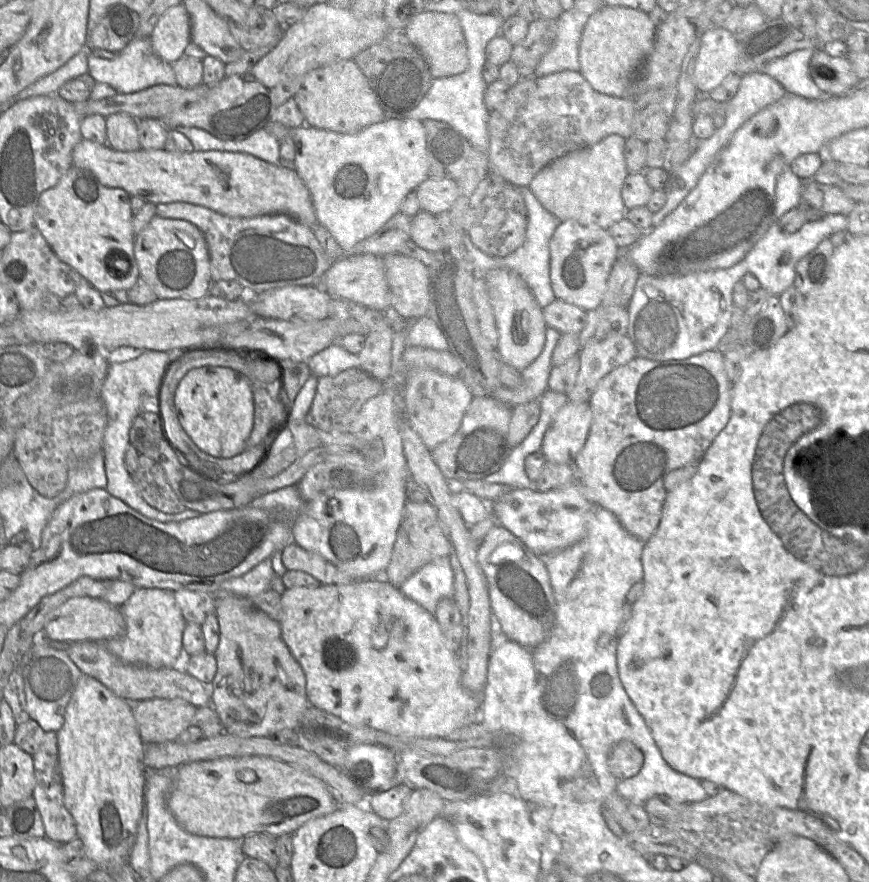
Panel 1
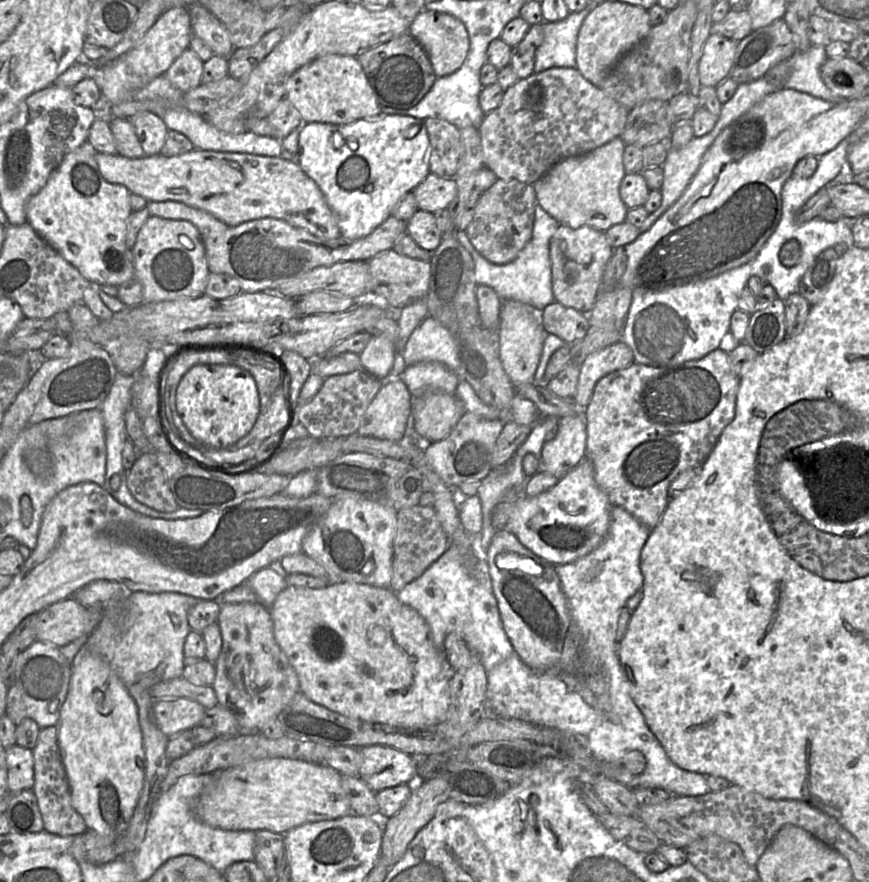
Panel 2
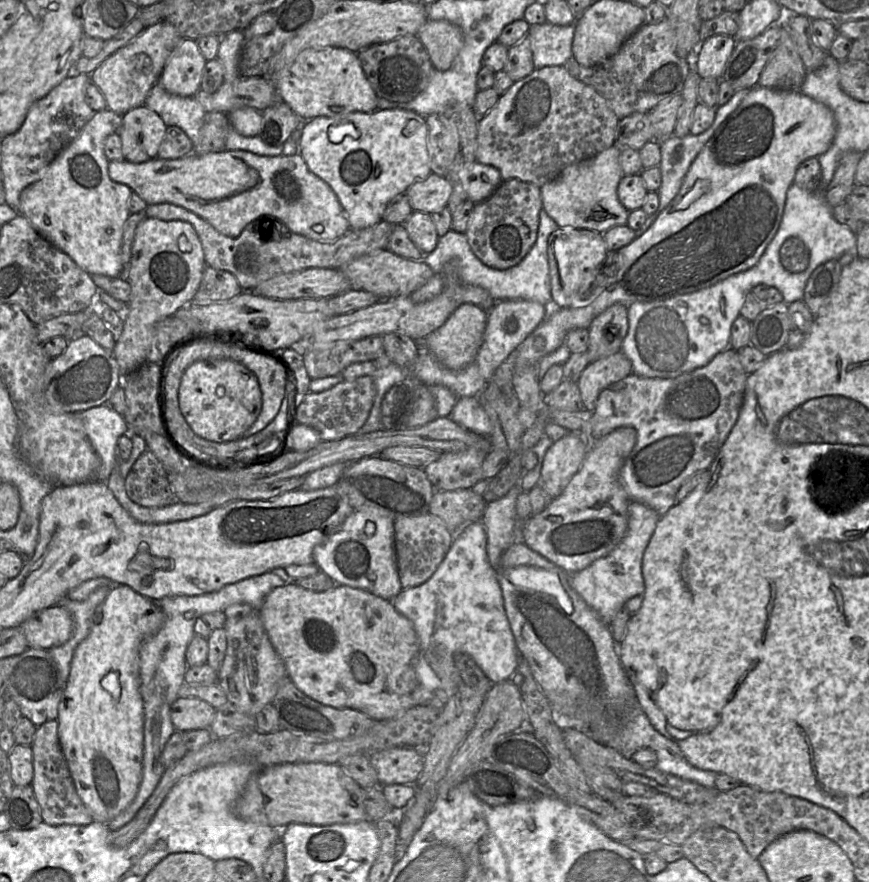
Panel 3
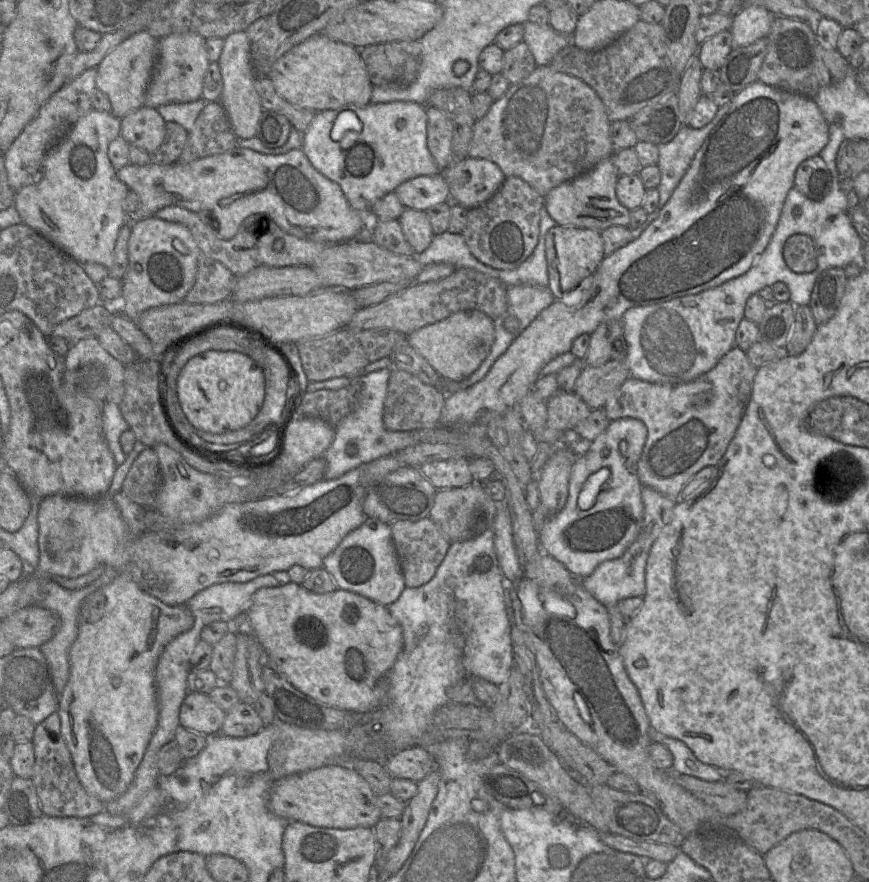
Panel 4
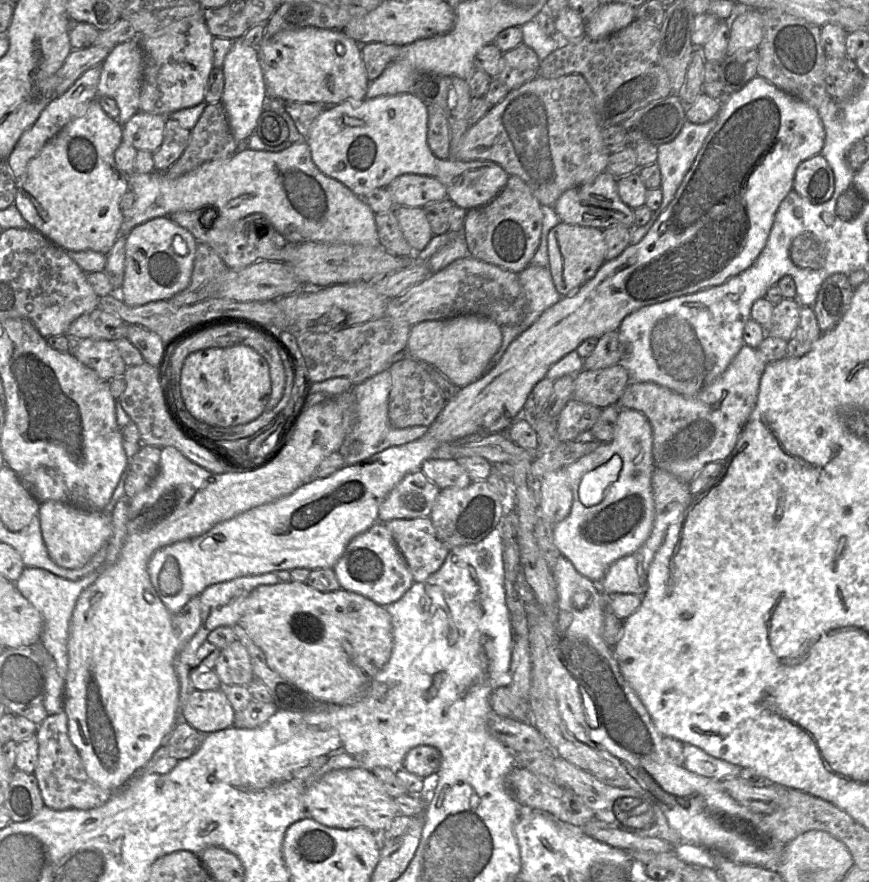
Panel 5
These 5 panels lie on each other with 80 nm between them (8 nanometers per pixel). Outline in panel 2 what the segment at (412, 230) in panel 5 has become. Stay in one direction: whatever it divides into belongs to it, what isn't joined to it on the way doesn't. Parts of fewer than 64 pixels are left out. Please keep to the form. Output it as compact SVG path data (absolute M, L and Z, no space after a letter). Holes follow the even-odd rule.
M420 209L406 222L406 232L421 248L431 253L442 238L434 214Z

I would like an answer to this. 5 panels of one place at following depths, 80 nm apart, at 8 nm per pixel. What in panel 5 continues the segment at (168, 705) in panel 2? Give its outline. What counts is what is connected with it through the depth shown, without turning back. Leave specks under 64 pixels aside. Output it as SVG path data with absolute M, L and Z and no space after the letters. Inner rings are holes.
M221 688L193 690L180 708L183 719L203 735L233 726L236 712Z

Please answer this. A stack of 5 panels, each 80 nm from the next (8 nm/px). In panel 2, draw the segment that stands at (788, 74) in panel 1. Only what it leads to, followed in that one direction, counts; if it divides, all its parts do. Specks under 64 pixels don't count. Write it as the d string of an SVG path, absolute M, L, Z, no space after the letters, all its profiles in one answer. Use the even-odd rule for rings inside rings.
M811 46L809 50L805 52L795 52L792 56L793 71L782 87L803 92L813 97L817 97L833 103L846 101L836 97L825 85L821 78L820 69L827 58L828 56L825 52L825 47L823 46Z

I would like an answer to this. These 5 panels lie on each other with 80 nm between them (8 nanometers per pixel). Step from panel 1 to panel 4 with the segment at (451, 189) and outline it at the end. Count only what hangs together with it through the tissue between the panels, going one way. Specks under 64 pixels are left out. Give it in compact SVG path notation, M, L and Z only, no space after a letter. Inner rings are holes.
M440 174L418 176L401 183L395 190L405 208L426 211L449 201L449 188Z

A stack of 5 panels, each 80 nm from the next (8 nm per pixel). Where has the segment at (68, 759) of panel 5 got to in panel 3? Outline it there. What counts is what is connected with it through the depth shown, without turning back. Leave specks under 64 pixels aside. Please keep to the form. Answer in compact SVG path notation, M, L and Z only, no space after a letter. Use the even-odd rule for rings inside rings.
M57 719L37 727L31 748L34 770L31 785L40 806L43 822L51 826L90 824L93 821L92 814L77 794L59 743Z

